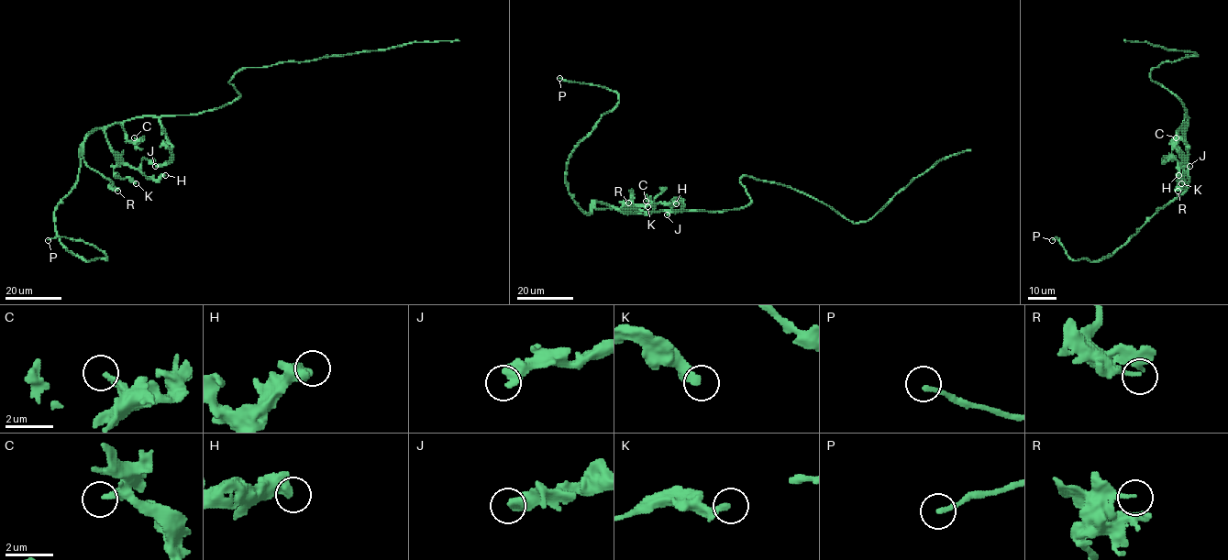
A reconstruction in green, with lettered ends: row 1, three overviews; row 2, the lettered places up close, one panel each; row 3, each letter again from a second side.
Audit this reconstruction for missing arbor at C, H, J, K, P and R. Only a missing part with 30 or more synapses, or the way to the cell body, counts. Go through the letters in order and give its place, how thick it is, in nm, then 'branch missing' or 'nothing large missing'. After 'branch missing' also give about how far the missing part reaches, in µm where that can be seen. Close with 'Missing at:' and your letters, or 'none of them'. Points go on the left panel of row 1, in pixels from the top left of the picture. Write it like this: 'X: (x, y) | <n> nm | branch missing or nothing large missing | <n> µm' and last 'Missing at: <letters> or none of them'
C: (134, 137) | 240 nm | nothing large missing
H: (165, 175) | 480 nm | nothing large missing
J: (155, 166) | 400 nm | nothing large missing
K: (136, 183) | 360 nm | nothing large missing
P: (48, 240) | 190 nm | nothing large missing
R: (117, 191) | 170 nm | nothing large missing
Missing at: none of them

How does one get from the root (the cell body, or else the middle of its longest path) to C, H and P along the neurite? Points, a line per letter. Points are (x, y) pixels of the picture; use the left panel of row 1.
C: (169, 115), (127, 119), (123, 125), (126, 137), (135, 143), (142, 139), (134, 137)
H: (169, 115), (131, 118), (112, 123), (105, 130), (109, 148), (118, 160), (138, 169), (154, 180), (165, 175)
P: (169, 115), (112, 123), (81, 147), (55, 230), (74, 255), (107, 260), (81, 240), (48, 240)

